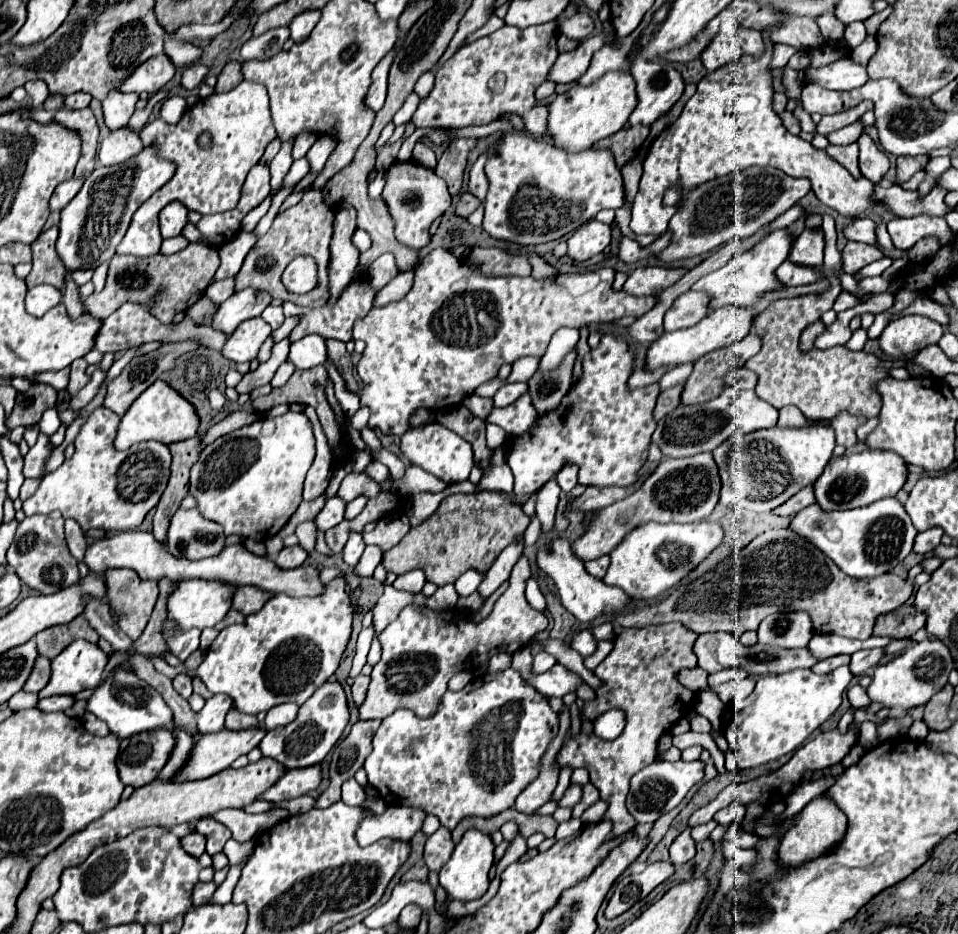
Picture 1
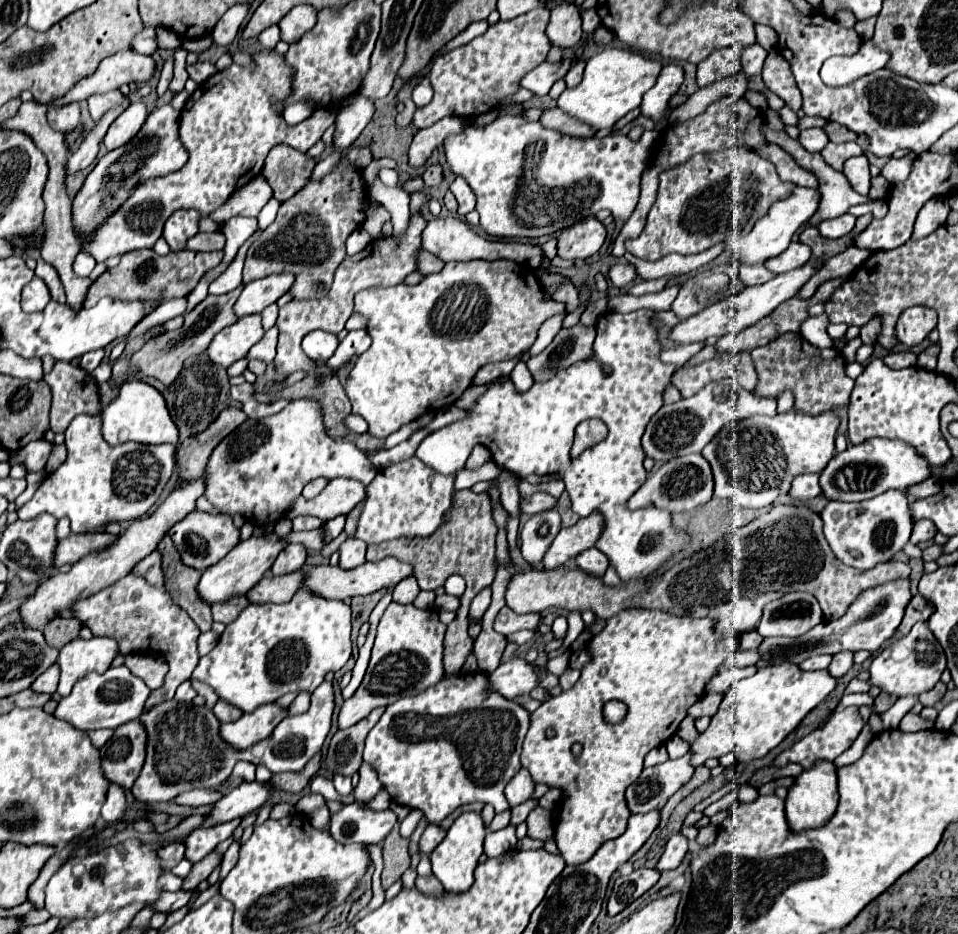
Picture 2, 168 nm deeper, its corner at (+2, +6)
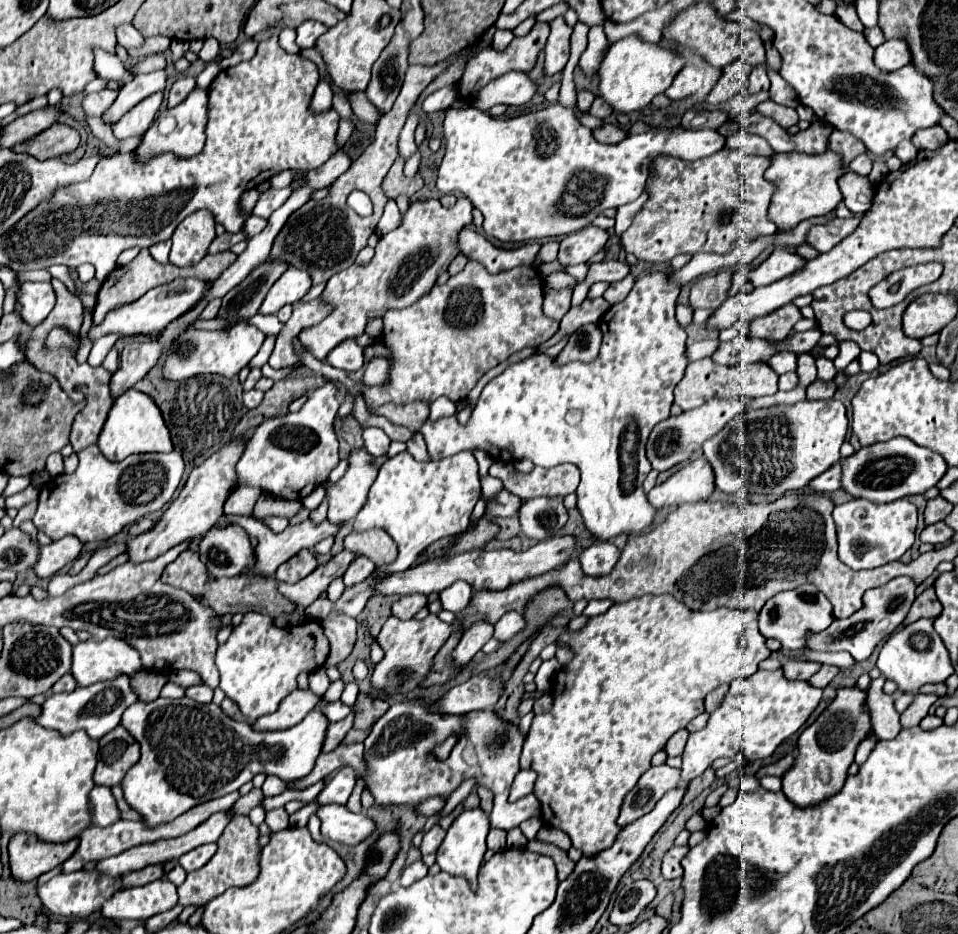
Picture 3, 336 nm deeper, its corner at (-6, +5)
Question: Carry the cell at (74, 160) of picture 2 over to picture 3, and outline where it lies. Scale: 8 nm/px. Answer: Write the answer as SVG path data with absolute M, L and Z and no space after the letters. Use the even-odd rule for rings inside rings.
M157 70L151 74L139 74L133 78L133 82L125 84L119 90L117 100L113 102L113 106L101 116L103 124L113 128L115 120L119 120L119 116L127 114L135 104L139 104L141 100L145 100L147 96L159 92L165 88L165 70Z

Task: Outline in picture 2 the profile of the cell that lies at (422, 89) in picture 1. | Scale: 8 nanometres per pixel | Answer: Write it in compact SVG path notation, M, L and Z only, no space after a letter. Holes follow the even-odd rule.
M425 77L413 91L413 103L419 109L419 107L425 107L427 103L431 103L431 99L433 99L433 87L431 87L429 79Z

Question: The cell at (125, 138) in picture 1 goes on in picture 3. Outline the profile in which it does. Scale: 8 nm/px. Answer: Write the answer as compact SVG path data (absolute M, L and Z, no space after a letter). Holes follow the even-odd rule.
M151 94L147 96L143 102L139 102L135 108L131 108L115 126L113 126L113 134L117 140L125 140L129 136L141 136L147 132L147 128L151 126L151 122L155 120L155 114L159 110L163 94Z

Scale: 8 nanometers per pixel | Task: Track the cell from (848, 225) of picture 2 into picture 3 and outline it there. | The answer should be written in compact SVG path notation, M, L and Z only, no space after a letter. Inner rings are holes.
M859 216L853 218L833 218L827 224L821 226L813 226L807 234L807 242L817 248L819 252L827 252L831 250L835 244L839 244L843 238L847 238L857 226L859 226Z

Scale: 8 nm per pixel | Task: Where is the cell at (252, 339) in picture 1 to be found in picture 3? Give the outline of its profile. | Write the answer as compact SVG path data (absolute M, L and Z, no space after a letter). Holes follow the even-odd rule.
M239 322L225 332L189 328L173 344L173 350L169 352L169 358L163 368L163 376L169 380L185 380L199 374L221 374L225 378L233 378L259 352L263 340L265 340L265 334L257 330L253 324L245 324L245 322Z

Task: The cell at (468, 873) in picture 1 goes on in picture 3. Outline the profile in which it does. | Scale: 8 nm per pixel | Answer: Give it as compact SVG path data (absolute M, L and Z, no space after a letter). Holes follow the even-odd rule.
M475 808L475 810L465 810L461 816L455 818L455 822L451 824L451 828L447 830L447 836L443 840L443 844L439 846L437 850L437 864L443 872L449 872L451 876L463 876L471 888L475 890L475 880L477 880L477 872L479 872L479 866L483 862L483 856L487 852L487 834L489 834L489 816L481 810L481 808Z

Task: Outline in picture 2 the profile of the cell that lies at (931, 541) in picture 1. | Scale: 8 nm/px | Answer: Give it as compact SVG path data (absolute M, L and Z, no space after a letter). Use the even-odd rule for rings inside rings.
M919 519L915 521L913 533L911 533L911 543L923 543L923 541L931 541L937 535L937 527L933 521L929 519Z

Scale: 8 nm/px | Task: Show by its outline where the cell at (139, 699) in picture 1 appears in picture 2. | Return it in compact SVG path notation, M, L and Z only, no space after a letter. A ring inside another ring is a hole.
M121 665L121 667L113 667L107 669L105 673L89 673L83 679L79 679L71 691L71 695L61 697L61 701L57 703L57 709L53 711L53 715L57 719L67 719L73 727L81 729L81 731L91 731L91 729L117 729L119 725L133 721L141 715L143 705L149 697L149 687L135 675L131 675L131 671Z

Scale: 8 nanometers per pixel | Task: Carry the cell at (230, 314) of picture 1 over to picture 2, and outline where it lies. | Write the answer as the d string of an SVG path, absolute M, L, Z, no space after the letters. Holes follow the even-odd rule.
M279 273L247 283L241 297L235 303L235 313L239 317L261 313L265 307L275 303L281 295L285 295L295 281L293 273Z

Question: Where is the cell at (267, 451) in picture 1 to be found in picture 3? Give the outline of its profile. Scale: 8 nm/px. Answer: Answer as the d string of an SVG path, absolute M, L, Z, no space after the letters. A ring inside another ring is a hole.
M327 382L307 398L299 412L263 420L245 440L245 450L235 468L237 484L257 486L265 494L287 500L303 500L317 486L325 484L331 470L339 464L339 442L333 424L339 410L335 392L335 384Z

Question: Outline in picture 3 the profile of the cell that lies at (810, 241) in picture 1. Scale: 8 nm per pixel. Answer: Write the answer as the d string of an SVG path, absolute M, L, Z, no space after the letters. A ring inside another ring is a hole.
M775 248L761 266L747 272L747 278L755 286L767 286L767 284L773 284L785 276L791 276L791 274L803 270L805 264L807 264L807 260L801 258L799 254L785 250L785 248Z

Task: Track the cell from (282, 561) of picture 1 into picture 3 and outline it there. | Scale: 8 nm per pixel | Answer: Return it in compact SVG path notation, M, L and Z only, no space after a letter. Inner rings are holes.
M301 550L297 552L293 558L289 558L285 564L279 566L275 578L279 582L299 582L301 578L305 578L307 574L311 574L317 568L317 560L315 554L311 550Z

